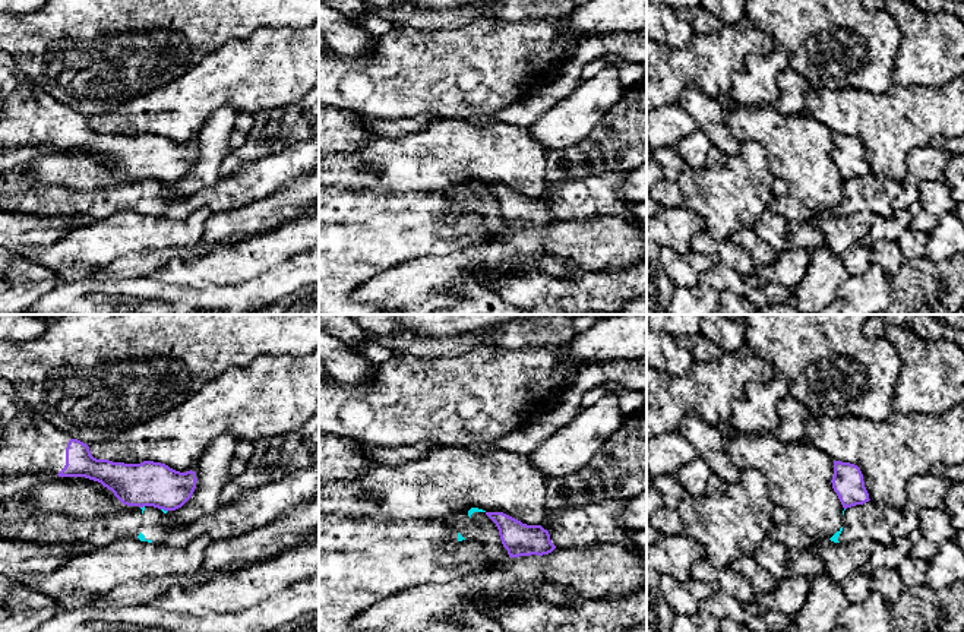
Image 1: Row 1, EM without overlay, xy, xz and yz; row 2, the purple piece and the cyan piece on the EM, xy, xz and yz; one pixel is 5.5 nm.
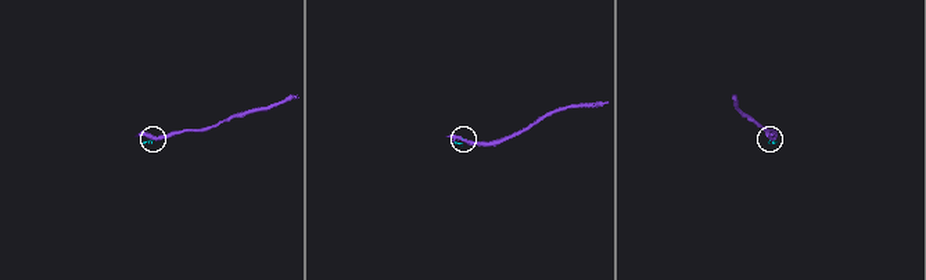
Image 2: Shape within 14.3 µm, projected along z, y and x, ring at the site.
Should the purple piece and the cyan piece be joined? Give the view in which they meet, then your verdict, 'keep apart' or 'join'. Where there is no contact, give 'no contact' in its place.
contact in xy; keep apart

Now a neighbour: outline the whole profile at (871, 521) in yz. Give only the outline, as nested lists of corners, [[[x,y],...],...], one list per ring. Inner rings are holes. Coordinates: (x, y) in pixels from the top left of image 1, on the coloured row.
[[[873,502],[856,505],[843,511],[843,527],[829,538],[834,543],[850,543],[867,538],[885,546],[894,544],[892,528],[901,518],[901,512],[879,506]]]

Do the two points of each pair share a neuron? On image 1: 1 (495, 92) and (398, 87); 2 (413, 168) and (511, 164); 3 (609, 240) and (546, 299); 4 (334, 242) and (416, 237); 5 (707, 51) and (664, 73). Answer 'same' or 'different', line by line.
1: same
2: same
3: different
4: same
5: same

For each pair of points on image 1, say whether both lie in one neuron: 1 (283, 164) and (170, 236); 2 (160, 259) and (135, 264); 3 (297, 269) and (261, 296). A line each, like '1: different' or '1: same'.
1: different
2: same
3: same

